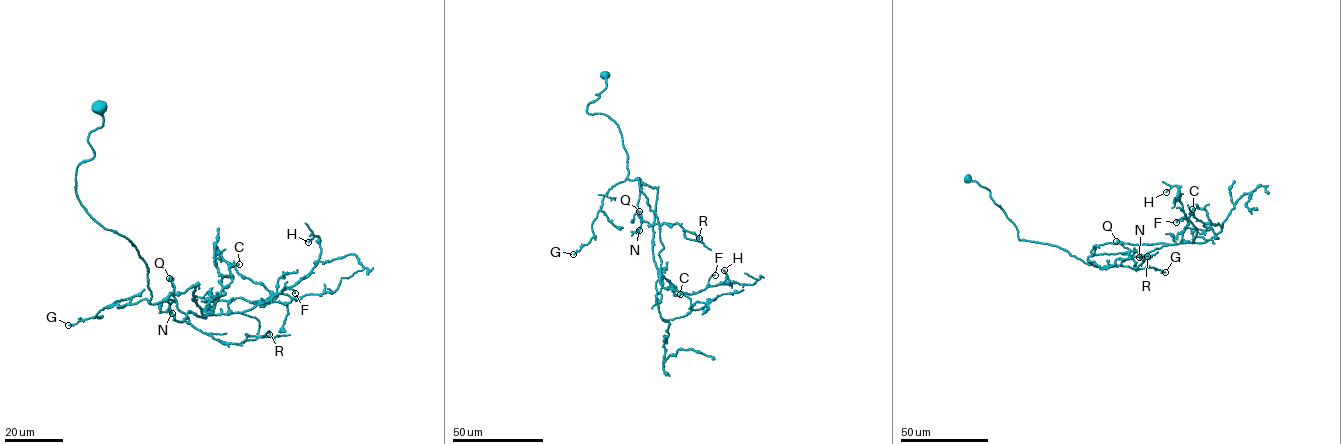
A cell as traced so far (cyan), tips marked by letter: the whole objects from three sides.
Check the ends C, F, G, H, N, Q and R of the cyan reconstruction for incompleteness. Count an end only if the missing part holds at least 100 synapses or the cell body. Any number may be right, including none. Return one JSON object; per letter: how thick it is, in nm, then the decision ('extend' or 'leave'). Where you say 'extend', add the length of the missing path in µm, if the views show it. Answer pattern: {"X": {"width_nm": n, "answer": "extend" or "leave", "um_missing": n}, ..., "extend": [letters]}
{"C": {"width_nm": 160, "answer": "leave"}, "F": {"width_nm": 140, "answer": "leave"}, "G": {"width_nm": 130, "answer": "leave"}, "H": {"width_nm": 120, "answer": "leave"}, "N": {"width_nm": 100, "answer": "leave"}, "Q": {"width_nm": 480, "answer": "leave"}, "R": {"width_nm": 80, "answer": "leave"}, "extend": []}

